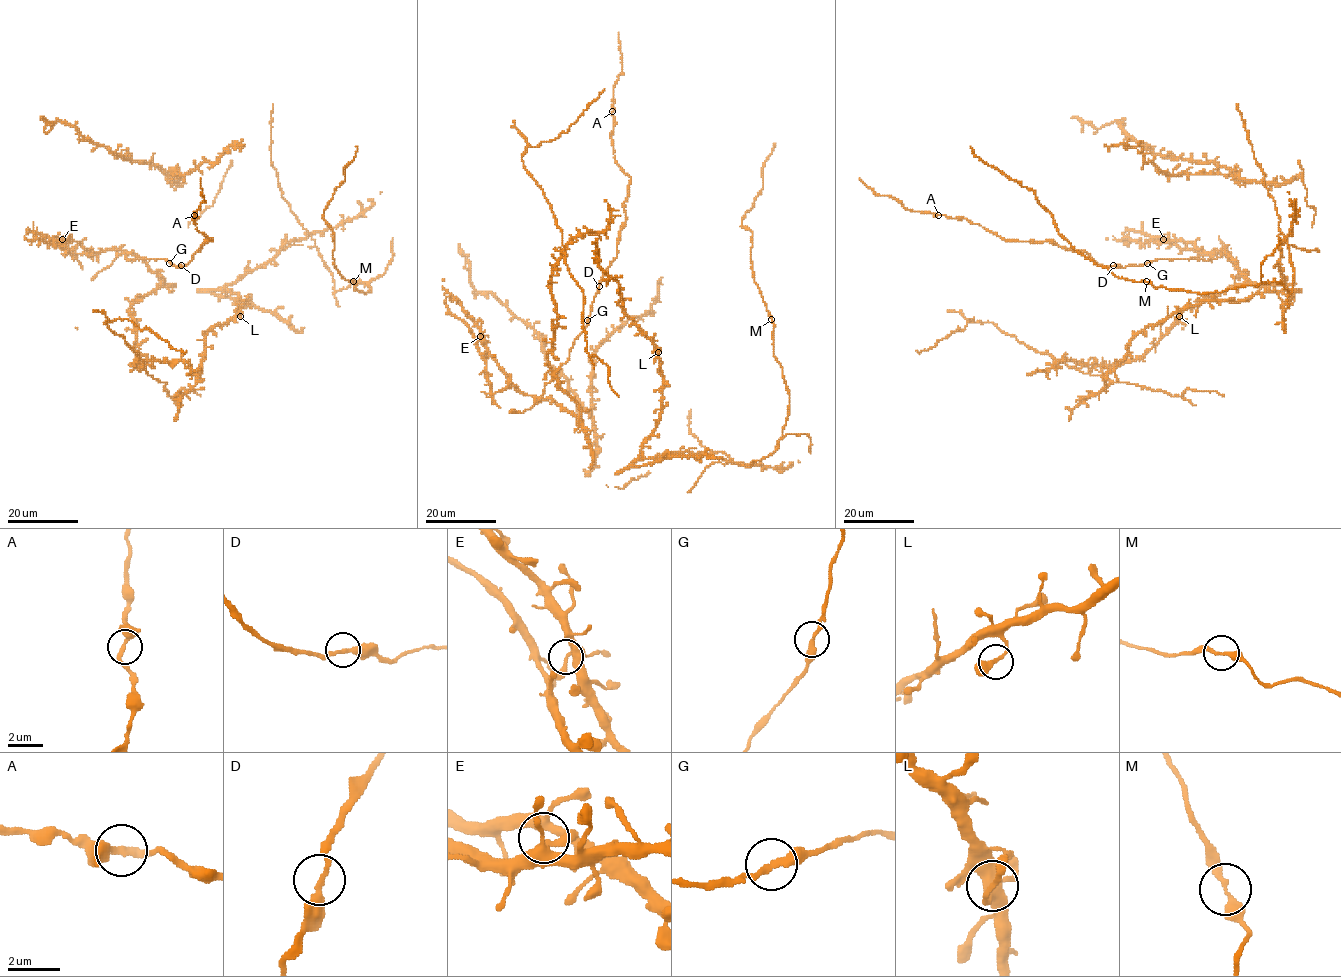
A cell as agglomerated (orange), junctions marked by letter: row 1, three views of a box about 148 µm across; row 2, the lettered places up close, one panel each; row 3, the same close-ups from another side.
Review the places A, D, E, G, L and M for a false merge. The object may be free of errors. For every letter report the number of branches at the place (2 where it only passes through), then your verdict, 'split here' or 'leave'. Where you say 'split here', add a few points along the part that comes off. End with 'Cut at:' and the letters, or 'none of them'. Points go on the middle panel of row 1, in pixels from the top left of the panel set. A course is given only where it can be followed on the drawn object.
A: branches 2; leave
D: branches 2; leave
E: branches 2; leave
G: branches 2; leave
L: branches 2; leave
M: branches 2; leave
Cut at: none of them

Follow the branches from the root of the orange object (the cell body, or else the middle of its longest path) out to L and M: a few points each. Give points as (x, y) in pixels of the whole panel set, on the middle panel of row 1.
L: (621, 293), (624, 313), (651, 340), (657, 355), (658, 352)
M: (621, 293), (662, 375), (645, 458), (705, 453), (751, 467), (776, 449), (790, 398), (771, 319)

